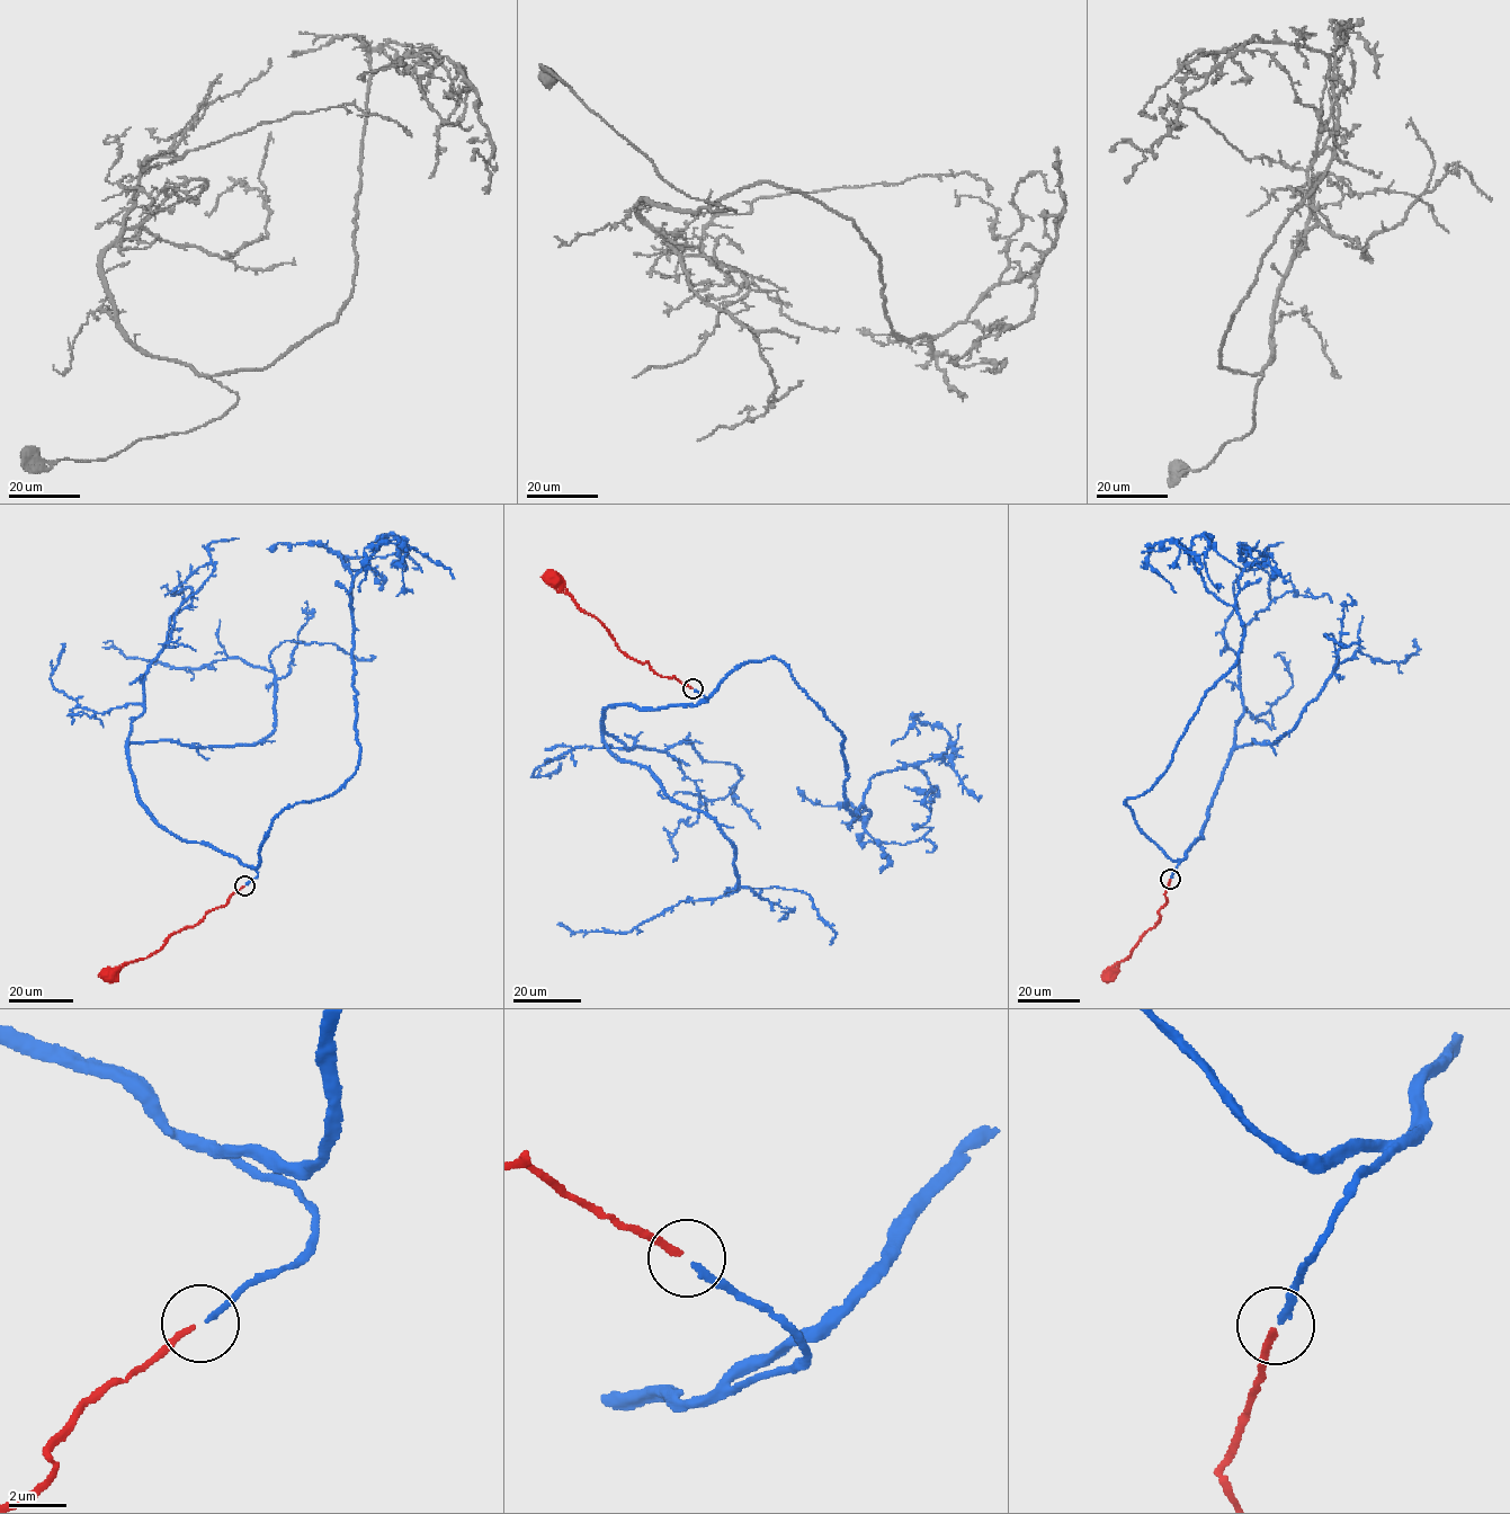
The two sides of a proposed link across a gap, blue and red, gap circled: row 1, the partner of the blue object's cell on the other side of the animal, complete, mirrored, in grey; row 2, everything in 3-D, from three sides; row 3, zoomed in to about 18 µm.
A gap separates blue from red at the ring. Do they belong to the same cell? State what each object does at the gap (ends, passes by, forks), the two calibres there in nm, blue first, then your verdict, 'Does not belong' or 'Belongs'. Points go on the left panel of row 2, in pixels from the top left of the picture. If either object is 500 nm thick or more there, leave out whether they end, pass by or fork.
At the ring blue ends. At the ring red ends. Thickness 220 nm (blue) against 220 nm. Belongs

